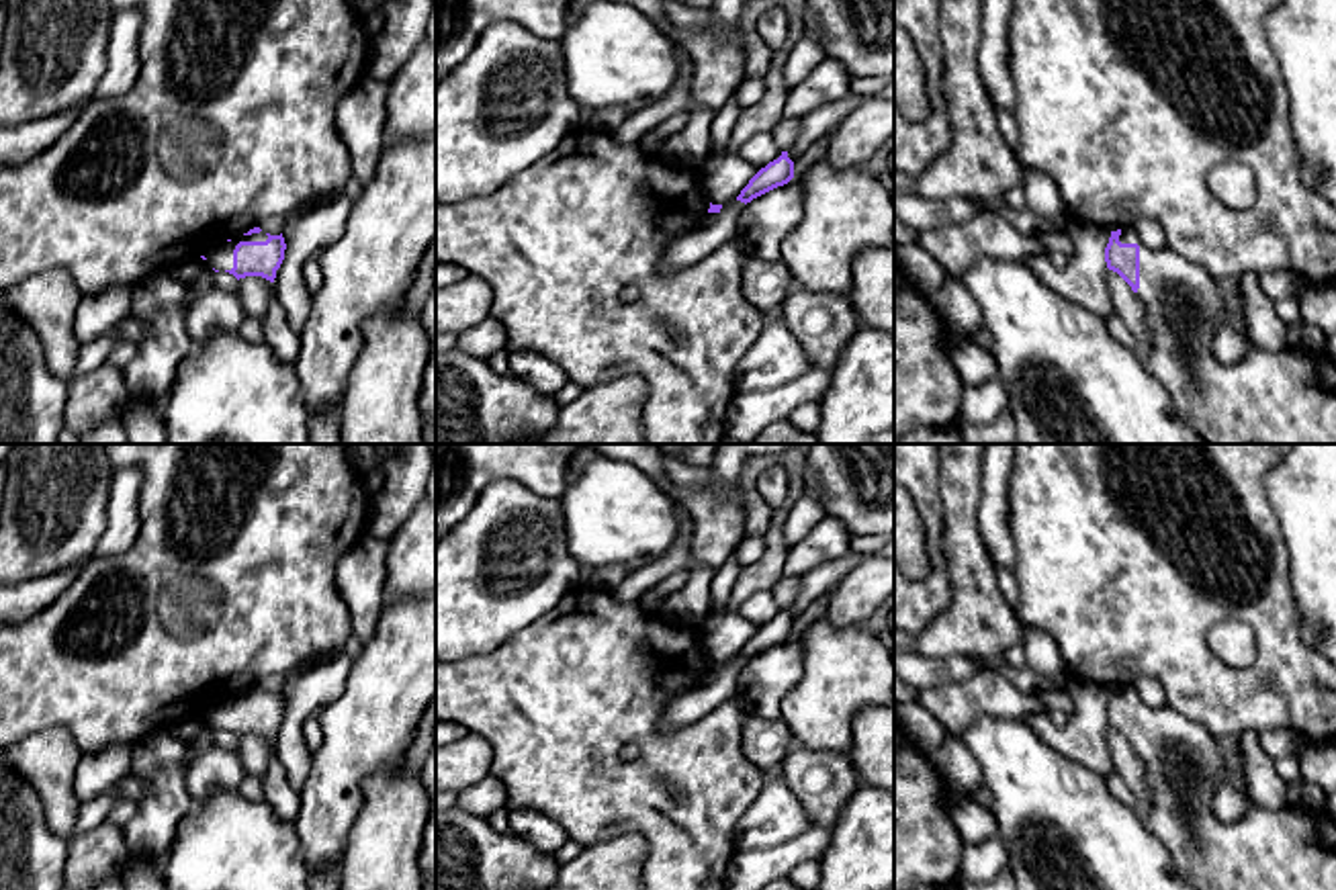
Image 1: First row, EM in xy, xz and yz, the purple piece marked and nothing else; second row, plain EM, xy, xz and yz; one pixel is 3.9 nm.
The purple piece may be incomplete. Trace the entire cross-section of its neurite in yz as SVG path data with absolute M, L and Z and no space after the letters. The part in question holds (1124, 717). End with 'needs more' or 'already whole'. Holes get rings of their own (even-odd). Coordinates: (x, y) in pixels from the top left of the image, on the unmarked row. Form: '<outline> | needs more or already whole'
M1111 689L1105 706L1107 726L1117 730L1146 765L1152 810L1140 812L1144 827L1164 845L1174 874L1193 890L1336 890L1336 820L1322 810L1287 806L1268 810L1254 804L1240 820L1223 822L1213 812L1213 792L1223 769L1219 739L1203 724L1185 718L1170 706L1152 708L1138 692Z | needs more

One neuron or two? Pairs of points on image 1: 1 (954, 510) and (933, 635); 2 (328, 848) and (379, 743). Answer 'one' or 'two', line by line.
1: one
2: one

